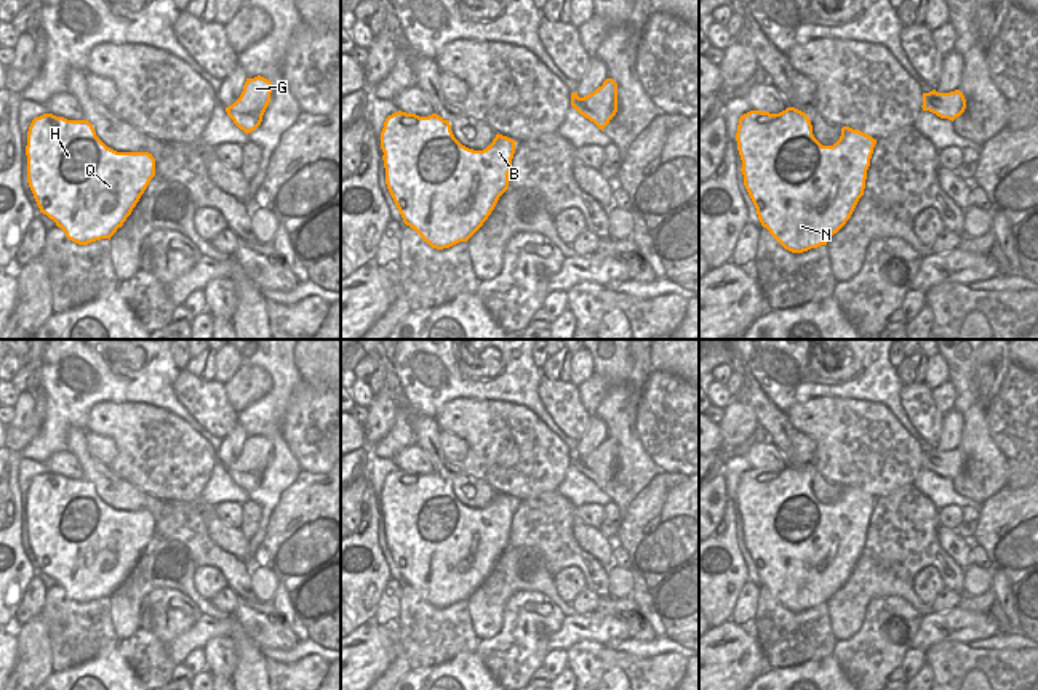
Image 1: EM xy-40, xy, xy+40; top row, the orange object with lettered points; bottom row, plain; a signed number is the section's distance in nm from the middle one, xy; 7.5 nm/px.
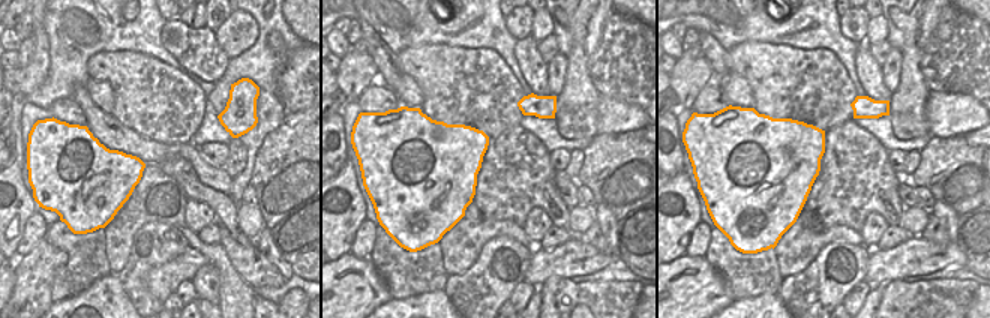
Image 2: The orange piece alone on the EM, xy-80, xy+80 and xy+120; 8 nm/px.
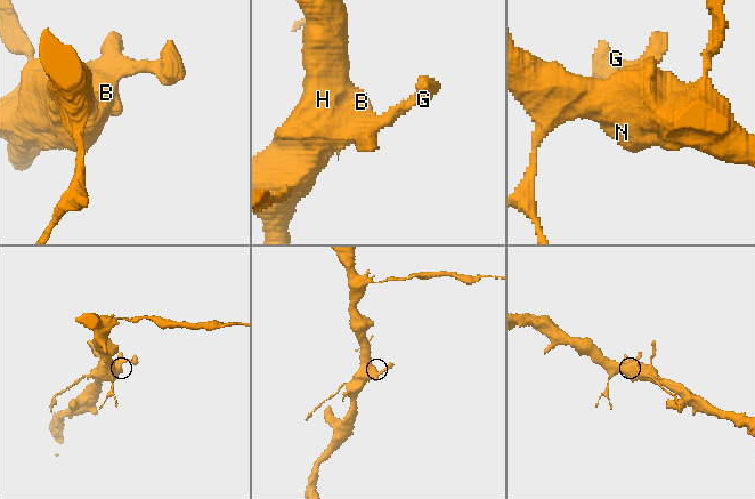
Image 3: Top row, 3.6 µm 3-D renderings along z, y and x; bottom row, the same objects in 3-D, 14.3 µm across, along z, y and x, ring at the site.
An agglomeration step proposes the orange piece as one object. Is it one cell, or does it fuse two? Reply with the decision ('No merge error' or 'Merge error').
No merge error.

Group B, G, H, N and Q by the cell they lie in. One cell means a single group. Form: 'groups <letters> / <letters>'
groups B G H N Q

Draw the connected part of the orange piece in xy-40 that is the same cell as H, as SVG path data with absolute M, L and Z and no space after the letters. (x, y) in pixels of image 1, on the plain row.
M53 472L35 475L27 490L27 541L40 572L46 573L78 604L109 597L123 584L155 535L149 511L117 511L107 506L88 479Z

